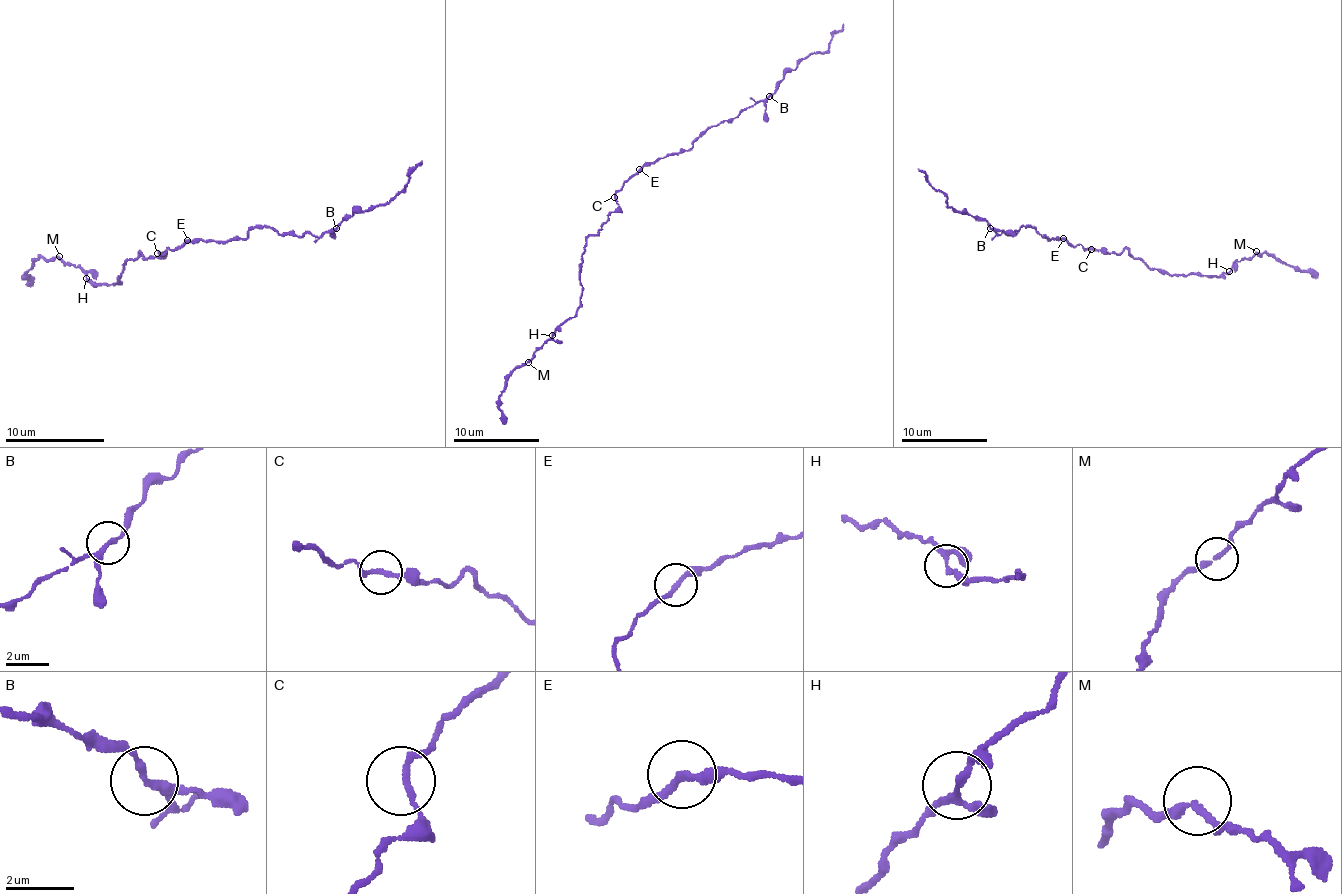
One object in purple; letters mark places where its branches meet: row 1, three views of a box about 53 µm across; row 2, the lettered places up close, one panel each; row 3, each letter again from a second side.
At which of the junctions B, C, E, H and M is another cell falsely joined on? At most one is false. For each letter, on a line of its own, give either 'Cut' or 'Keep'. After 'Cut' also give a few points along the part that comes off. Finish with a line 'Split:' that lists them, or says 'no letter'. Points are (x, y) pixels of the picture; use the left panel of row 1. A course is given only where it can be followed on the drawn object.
B: Keep
C: Keep
E: Keep
H: Keep
M: Keep
Split: no letter

